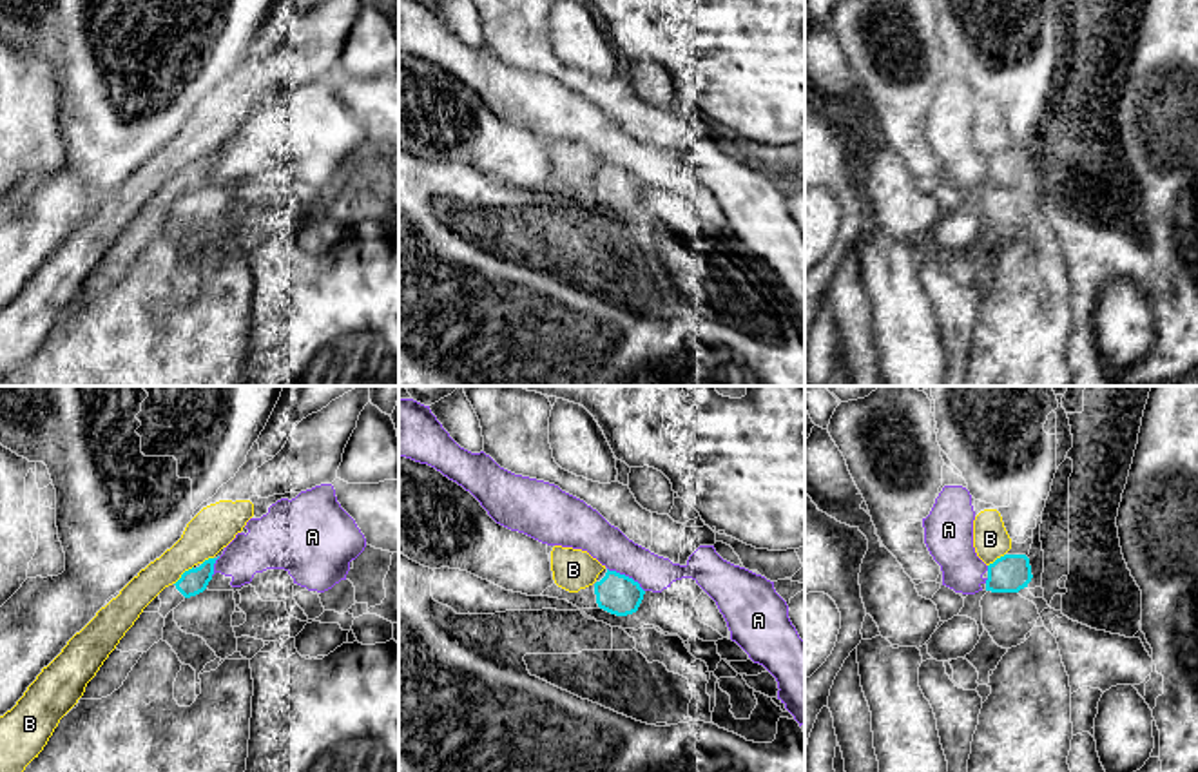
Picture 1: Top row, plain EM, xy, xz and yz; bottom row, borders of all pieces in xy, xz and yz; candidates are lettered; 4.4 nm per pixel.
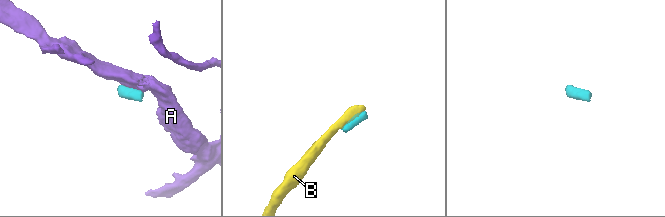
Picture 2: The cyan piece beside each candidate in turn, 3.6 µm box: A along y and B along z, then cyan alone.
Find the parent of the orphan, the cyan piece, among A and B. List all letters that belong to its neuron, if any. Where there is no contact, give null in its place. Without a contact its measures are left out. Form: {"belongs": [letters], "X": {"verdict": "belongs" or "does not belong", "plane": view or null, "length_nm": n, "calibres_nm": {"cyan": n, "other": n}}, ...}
{"belongs": ["B"], "A": {"verdict": "does not belong", "plane": "xz", "length_nm": 200, "calibres_nm": {"cyan": 180, "other": 170}}, "B": {"verdict": "belongs", "plane": "xy", "length_nm": 120, "calibres_nm": {"cyan": 120, "other": 190}}}

